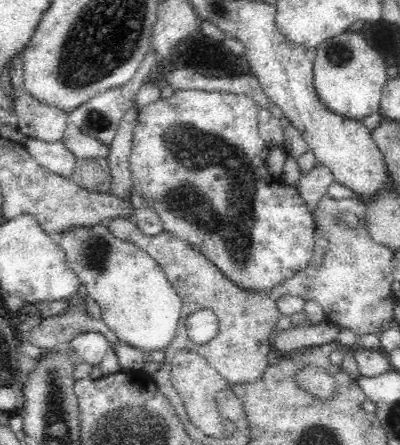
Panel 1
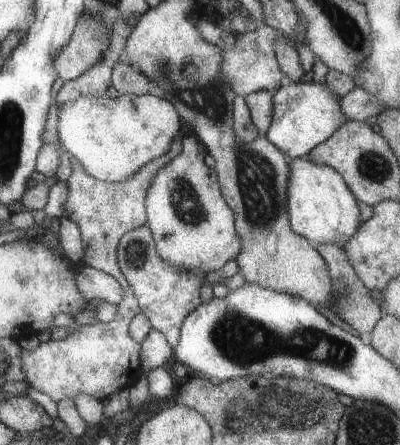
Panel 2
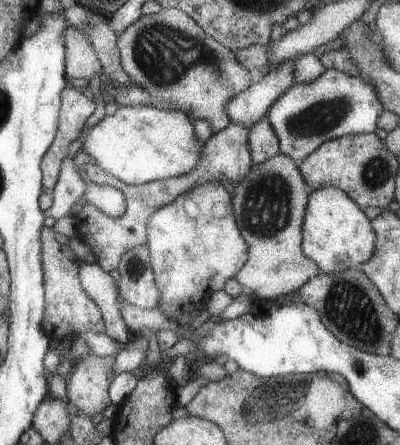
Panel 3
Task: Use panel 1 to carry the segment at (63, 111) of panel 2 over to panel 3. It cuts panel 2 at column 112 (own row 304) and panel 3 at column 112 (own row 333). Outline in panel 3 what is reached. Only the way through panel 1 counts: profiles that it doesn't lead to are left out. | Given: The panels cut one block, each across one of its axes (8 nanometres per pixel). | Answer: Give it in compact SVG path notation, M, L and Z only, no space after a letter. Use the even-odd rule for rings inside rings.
M153 104L117 106L113 114L105 114L95 126L87 128L81 134L81 154L91 156L103 172L111 174L113 178L129 186L141 186L141 184L149 184L157 180L177 178L191 172L199 160L201 148L203 148L201 142L195 138L193 120L187 114L177 110L161 110L161 108L155 108Z

